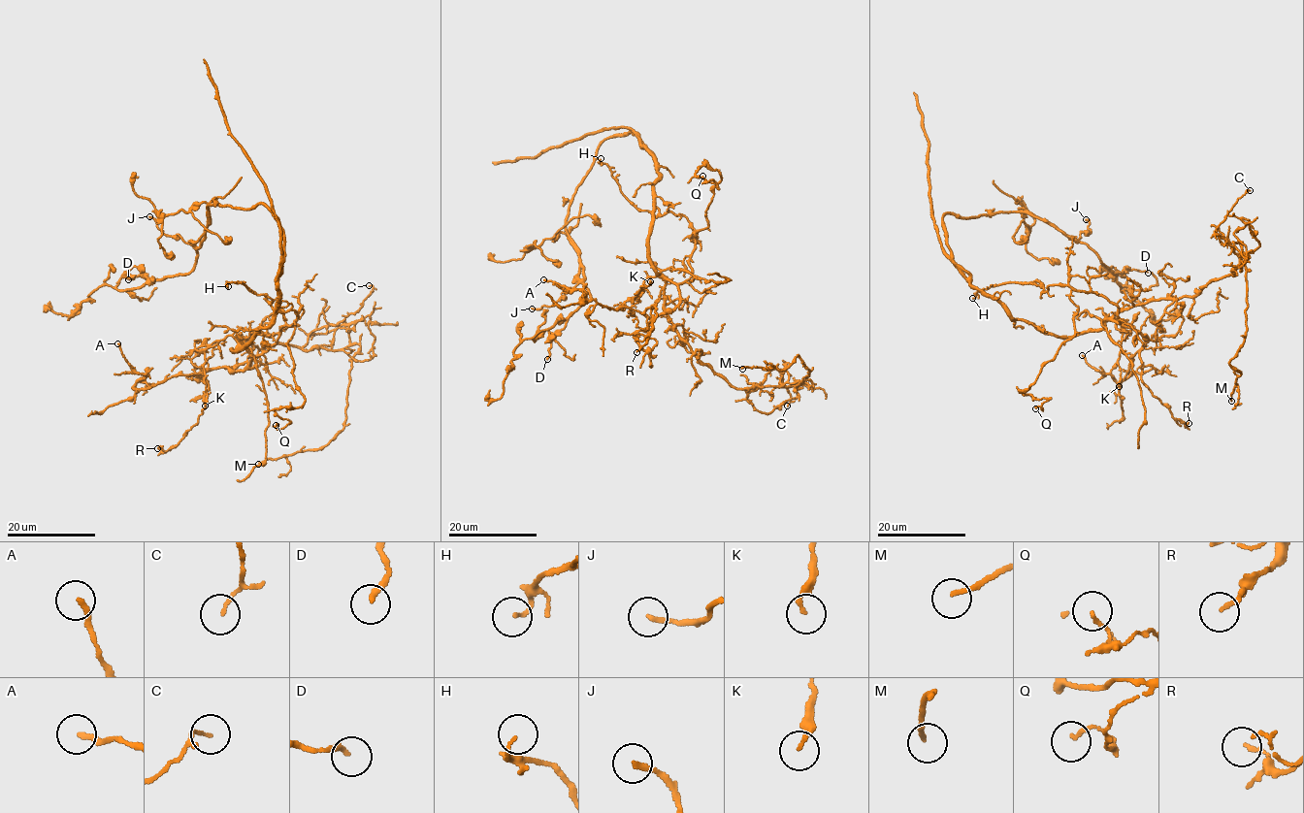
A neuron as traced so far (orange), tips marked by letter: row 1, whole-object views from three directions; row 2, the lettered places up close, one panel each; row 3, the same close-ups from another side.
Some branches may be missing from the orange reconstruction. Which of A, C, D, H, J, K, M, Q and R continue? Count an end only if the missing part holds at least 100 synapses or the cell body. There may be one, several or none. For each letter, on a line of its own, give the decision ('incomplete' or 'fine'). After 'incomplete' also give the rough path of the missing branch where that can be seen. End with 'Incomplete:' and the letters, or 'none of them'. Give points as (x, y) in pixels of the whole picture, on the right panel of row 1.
A: fine
C: fine
D: fine
H: fine
J: fine
K: fine
M: fine
Q: fine
R: fine
Incomplete: none of them

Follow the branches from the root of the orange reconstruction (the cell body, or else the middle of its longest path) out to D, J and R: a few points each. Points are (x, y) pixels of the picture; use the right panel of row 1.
D: (1010, 315), (954, 263), (942, 218), (946, 213), (969, 218), (1024, 212), (1087, 244), (1113, 273), (1148, 273)
J: (1010, 315), (954, 263), (942, 218), (1024, 212), (1078, 240), (1091, 231), (1086, 219)
R: (1010, 315), (1064, 337), (1112, 319), (1140, 331), (1148, 338), (1141, 380), (1189, 423)

